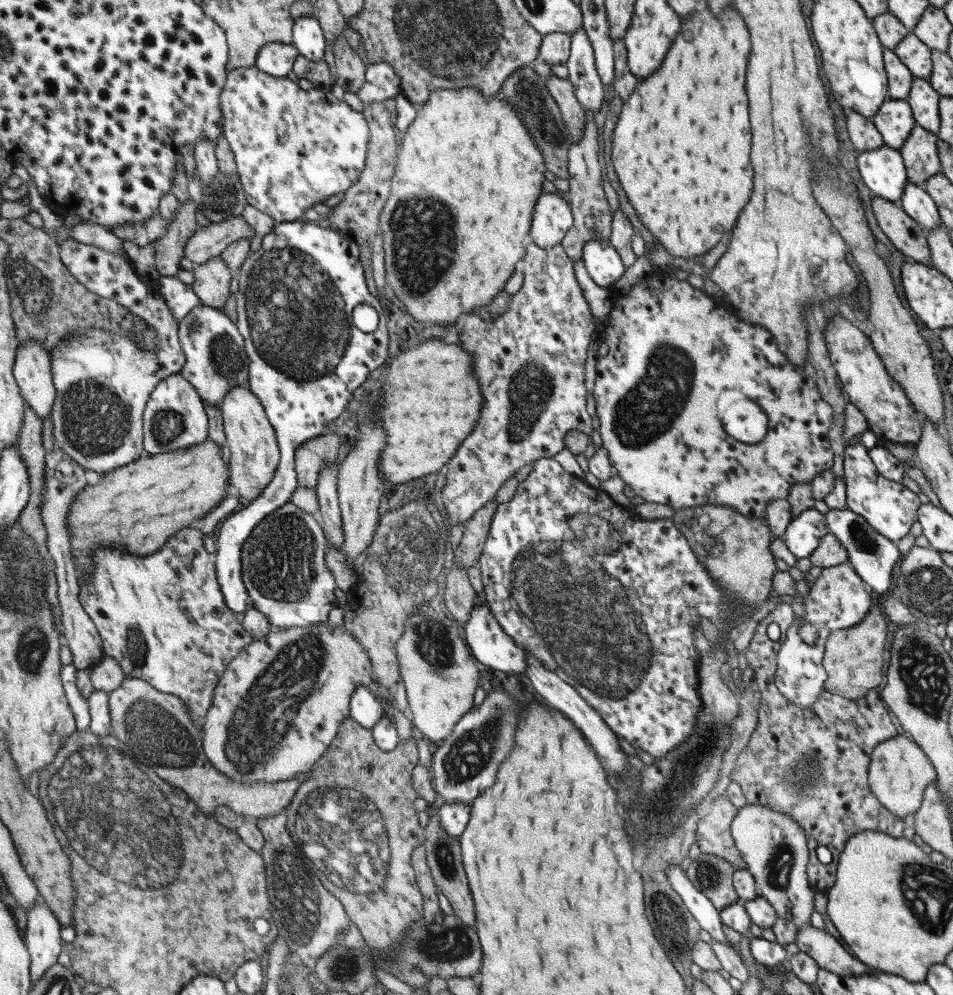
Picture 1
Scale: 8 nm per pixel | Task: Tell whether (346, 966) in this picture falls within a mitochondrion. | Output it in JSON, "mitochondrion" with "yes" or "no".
{"mitochondrion":"yes"}

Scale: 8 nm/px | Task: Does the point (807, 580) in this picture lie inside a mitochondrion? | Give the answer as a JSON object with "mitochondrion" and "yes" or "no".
{"mitochondrion":"no"}

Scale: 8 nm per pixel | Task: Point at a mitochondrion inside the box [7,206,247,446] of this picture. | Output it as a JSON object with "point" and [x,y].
{"point":[36,300]}

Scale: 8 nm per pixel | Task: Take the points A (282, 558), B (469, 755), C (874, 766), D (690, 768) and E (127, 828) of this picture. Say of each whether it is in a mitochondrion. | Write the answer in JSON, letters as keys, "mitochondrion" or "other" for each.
{"A":"mitochondrion","B":"mitochondrion","C":"other","D":"mitochondrion","E":"mitochondrion"}

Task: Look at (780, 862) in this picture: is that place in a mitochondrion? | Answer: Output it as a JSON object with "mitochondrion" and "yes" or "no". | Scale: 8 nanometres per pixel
{"mitochondrion":"yes"}

